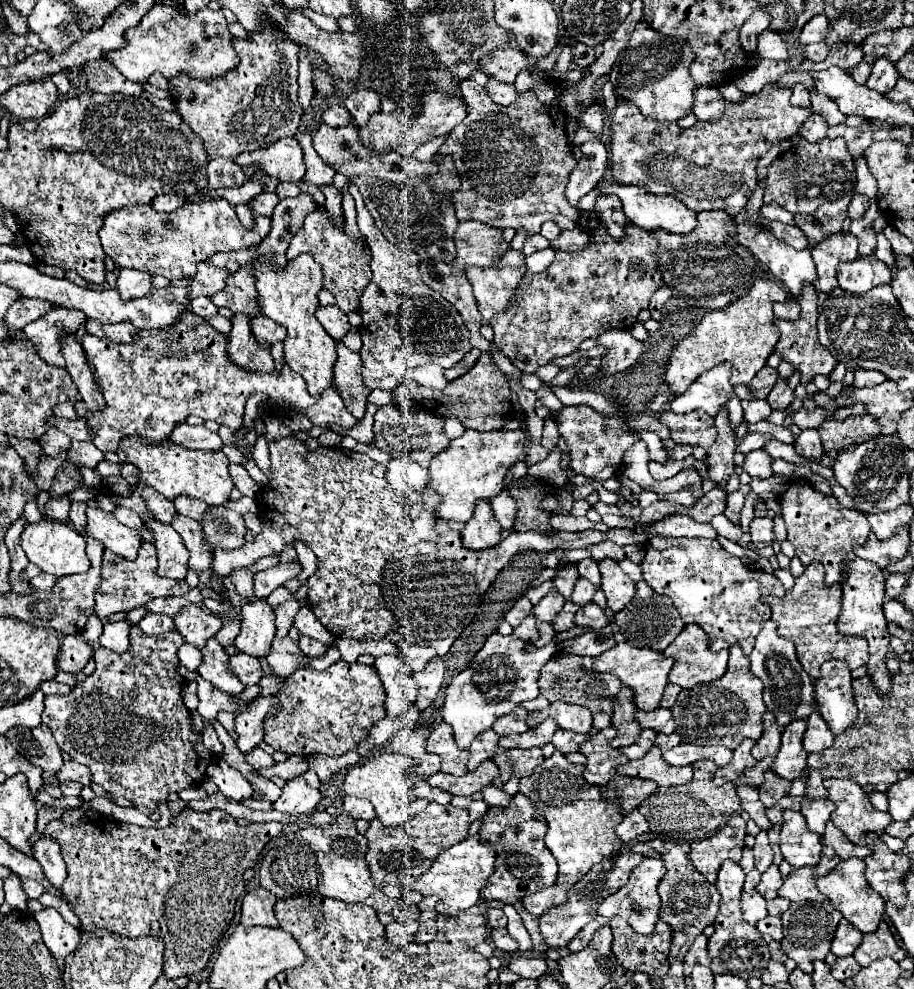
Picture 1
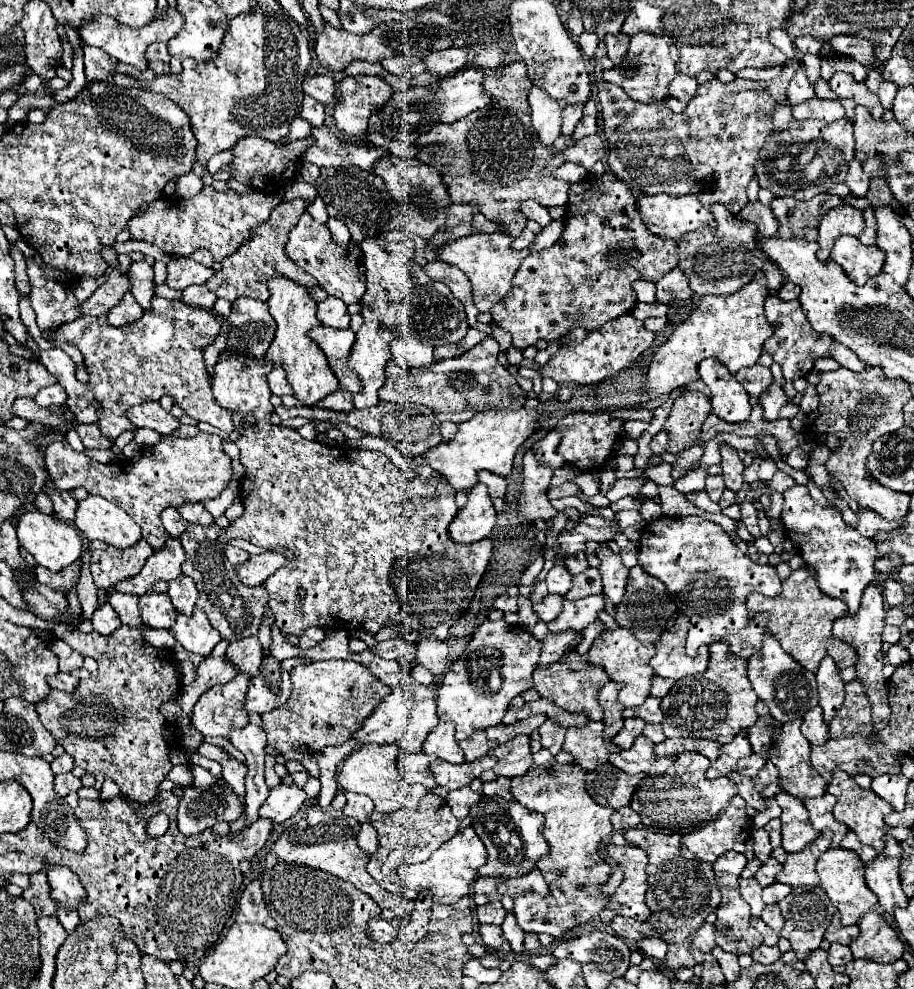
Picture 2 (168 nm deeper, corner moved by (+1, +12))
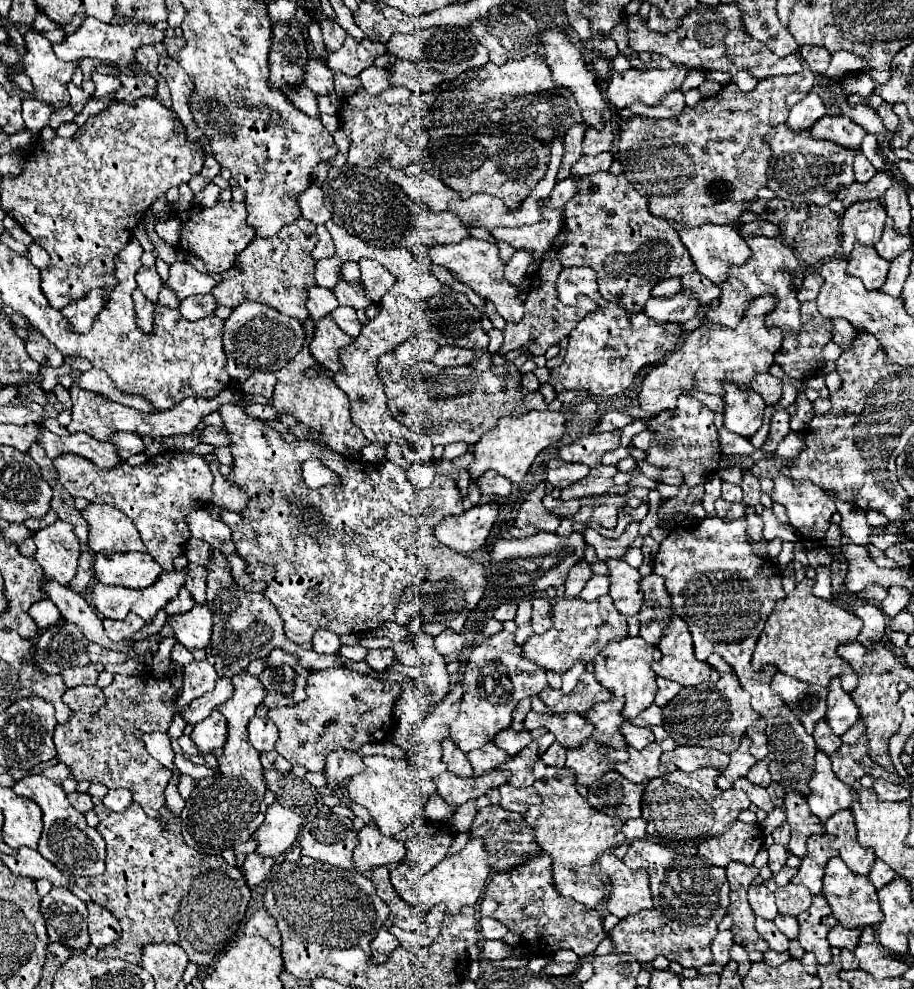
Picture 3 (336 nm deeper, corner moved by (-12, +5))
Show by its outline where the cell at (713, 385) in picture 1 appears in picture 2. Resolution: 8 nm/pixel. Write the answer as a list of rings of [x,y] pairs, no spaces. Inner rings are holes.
[[[707,358],[699,366],[701,380],[711,388],[711,412],[725,422],[745,422],[751,414],[749,394],[735,376],[717,360]]]

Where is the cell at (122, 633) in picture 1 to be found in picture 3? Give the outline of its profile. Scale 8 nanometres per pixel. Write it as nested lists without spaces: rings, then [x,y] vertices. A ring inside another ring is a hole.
[[[130,613],[130,615],[128,615],[126,619],[122,619],[122,621],[104,619],[104,629],[106,629],[110,641],[114,641],[114,643],[132,637],[132,635],[134,635],[138,629],[142,629],[142,627],[144,627],[144,621],[142,621],[138,615],[134,615],[134,613]]]

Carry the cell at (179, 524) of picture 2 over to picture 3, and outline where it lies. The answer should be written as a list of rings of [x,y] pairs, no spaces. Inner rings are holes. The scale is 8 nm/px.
[[[190,539],[184,547],[184,553],[190,563],[198,563],[202,567],[210,565],[210,545],[206,545],[202,539]]]

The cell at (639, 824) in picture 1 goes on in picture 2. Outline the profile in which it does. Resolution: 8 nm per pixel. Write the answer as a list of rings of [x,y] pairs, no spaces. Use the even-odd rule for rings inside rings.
[[[623,806],[621,810],[615,810],[613,816],[611,816],[611,824],[617,832],[623,832],[623,830],[629,830],[633,826],[639,824],[639,814],[635,814],[629,806]]]

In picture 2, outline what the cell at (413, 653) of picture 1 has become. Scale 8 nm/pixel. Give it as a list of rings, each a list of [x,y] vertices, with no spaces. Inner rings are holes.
[[[389,638],[389,640],[377,642],[373,652],[383,660],[397,660],[397,658],[403,658],[409,662],[415,660],[415,644],[403,642],[401,638]]]

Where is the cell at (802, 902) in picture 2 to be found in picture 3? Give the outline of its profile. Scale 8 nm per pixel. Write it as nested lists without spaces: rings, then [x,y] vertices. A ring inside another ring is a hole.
[[[822,895],[812,897],[810,909],[802,911],[796,919],[800,923],[798,943],[802,945],[802,949],[814,953],[820,965],[828,965],[832,953],[826,935],[838,923],[838,919],[832,915],[828,901]]]

